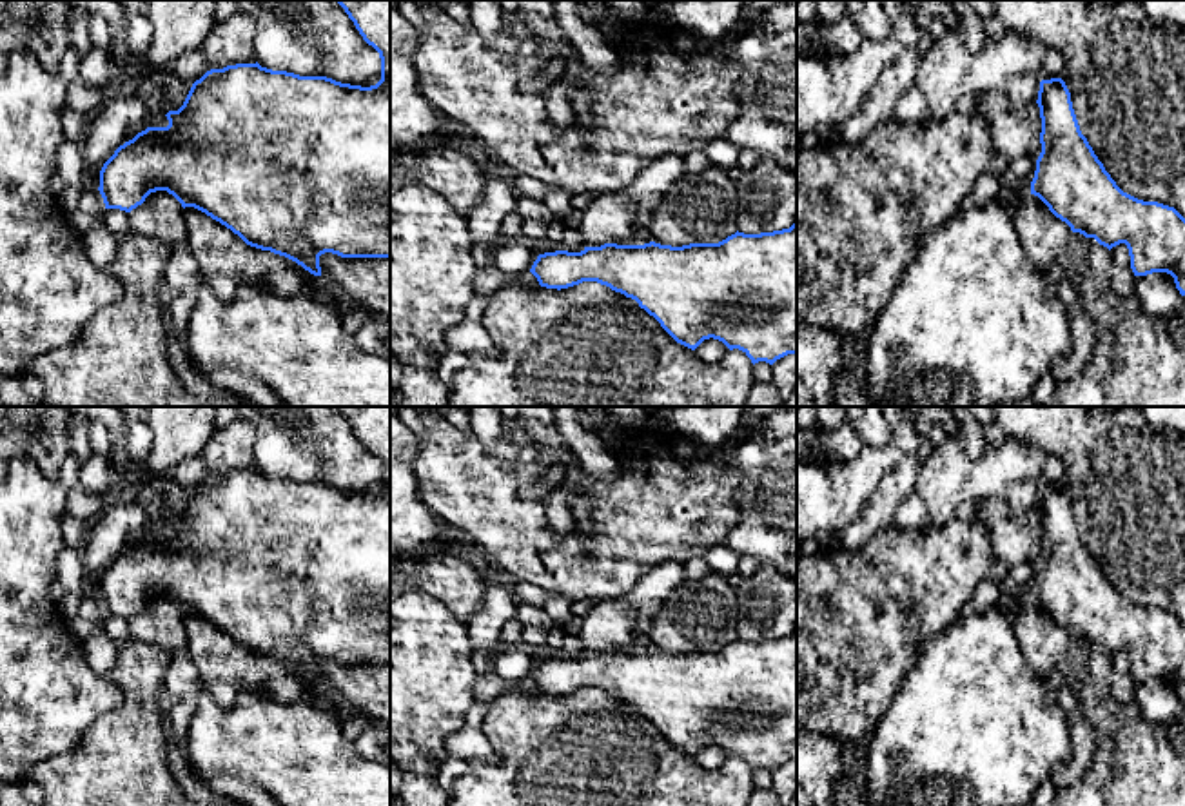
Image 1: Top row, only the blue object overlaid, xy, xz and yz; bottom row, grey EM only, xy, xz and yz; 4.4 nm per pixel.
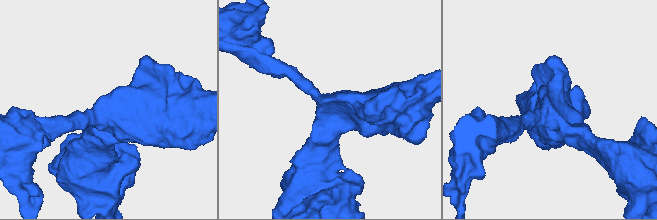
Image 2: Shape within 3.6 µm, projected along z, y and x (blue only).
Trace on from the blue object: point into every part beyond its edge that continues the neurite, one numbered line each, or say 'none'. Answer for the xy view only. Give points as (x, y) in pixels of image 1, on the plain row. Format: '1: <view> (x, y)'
none

